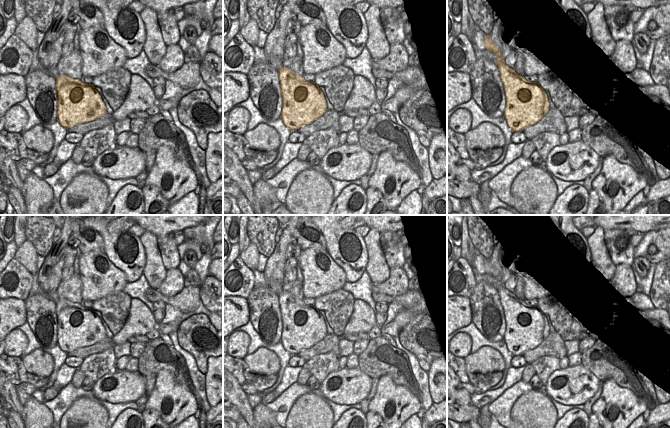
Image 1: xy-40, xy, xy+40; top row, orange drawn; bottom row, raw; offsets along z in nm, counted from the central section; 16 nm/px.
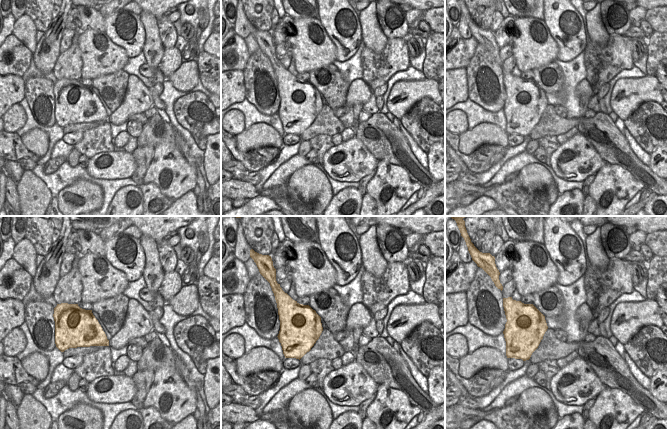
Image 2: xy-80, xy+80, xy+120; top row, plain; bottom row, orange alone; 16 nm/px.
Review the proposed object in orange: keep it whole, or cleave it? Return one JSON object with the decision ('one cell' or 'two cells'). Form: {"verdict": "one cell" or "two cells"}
{"verdict": "two cells"}

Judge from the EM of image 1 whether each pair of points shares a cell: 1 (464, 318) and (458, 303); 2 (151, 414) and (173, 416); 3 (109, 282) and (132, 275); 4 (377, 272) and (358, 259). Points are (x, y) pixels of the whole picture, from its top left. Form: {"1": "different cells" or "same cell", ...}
{"1": "same cell", "2": "different cells", "3": "different cells", "4": "different cells"}

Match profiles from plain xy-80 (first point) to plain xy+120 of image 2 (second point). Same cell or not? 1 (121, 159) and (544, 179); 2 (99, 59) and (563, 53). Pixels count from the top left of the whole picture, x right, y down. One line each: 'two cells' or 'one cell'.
1: two cells
2: two cells

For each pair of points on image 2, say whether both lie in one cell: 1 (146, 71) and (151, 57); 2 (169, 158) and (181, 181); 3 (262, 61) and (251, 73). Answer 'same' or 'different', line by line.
1: different
2: same
3: same

